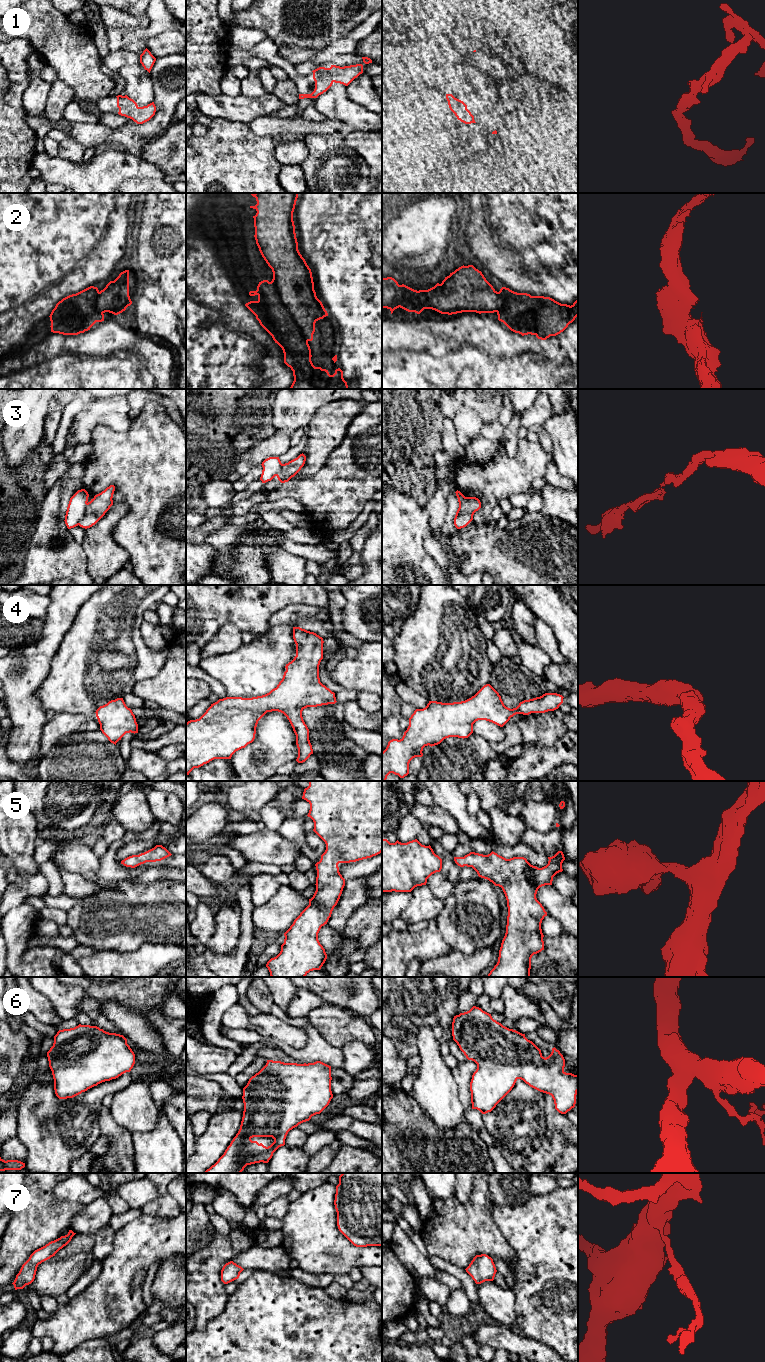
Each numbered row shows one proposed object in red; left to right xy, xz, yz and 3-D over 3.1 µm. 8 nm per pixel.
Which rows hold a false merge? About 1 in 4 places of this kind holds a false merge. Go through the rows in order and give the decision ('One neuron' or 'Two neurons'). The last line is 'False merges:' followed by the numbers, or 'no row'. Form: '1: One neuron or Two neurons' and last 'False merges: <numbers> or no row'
1: One neuron
2: One neuron
3: Two neurons
4: One neuron
5: One neuron
6: One neuron
7: One neuron
False merges: 3

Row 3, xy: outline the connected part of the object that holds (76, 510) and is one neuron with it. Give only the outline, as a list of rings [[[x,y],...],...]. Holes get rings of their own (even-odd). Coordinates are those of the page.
[[[81,489],[70,498],[64,520],[68,529],[78,526],[85,516],[88,497],[88,492]]]

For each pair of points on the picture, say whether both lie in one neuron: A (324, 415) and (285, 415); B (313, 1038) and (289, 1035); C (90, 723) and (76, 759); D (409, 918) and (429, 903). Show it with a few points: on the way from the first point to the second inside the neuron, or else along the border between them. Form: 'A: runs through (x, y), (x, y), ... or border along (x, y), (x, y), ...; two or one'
A: border along (333, 402), (322, 405), (305, 427); two
B: border along (307, 1030), (302, 1047), (285, 1043); two
C: border along (99, 729), (75, 732), (64, 736); two
D: runs through (414, 913), (424, 906); one

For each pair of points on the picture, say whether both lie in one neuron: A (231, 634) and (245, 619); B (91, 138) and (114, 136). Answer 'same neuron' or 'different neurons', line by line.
A: different neurons
B: same neuron

